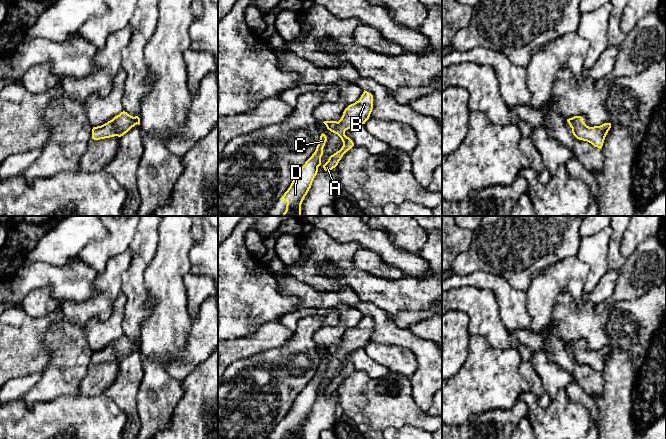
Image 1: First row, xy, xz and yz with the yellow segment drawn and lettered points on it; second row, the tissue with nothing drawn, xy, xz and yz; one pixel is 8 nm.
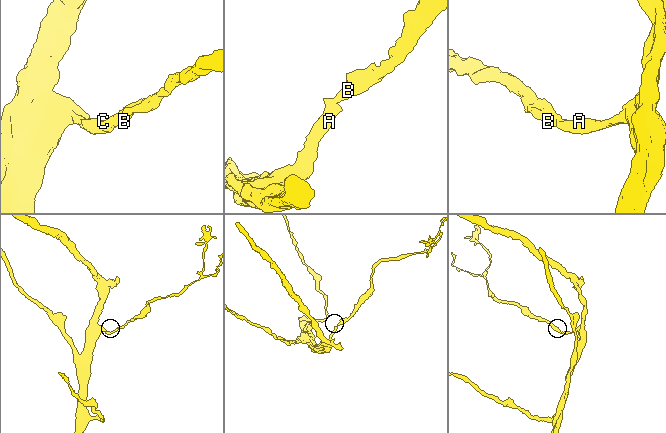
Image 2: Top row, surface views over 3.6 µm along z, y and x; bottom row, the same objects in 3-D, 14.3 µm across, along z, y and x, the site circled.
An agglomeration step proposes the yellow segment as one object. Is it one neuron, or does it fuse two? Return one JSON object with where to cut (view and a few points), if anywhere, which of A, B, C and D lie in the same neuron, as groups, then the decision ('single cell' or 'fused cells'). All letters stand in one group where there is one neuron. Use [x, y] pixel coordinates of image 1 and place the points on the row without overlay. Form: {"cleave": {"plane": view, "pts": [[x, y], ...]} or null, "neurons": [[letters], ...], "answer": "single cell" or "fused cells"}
{"cleave": null, "neurons": [["A", "B", "C", "D"]], "answer": "single cell"}

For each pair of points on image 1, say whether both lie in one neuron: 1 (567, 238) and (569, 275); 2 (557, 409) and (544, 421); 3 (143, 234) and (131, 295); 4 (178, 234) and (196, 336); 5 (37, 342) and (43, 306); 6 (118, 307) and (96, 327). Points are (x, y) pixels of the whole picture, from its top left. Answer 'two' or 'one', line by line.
1: two
2: one
3: one
4: two
5: two
6: one

